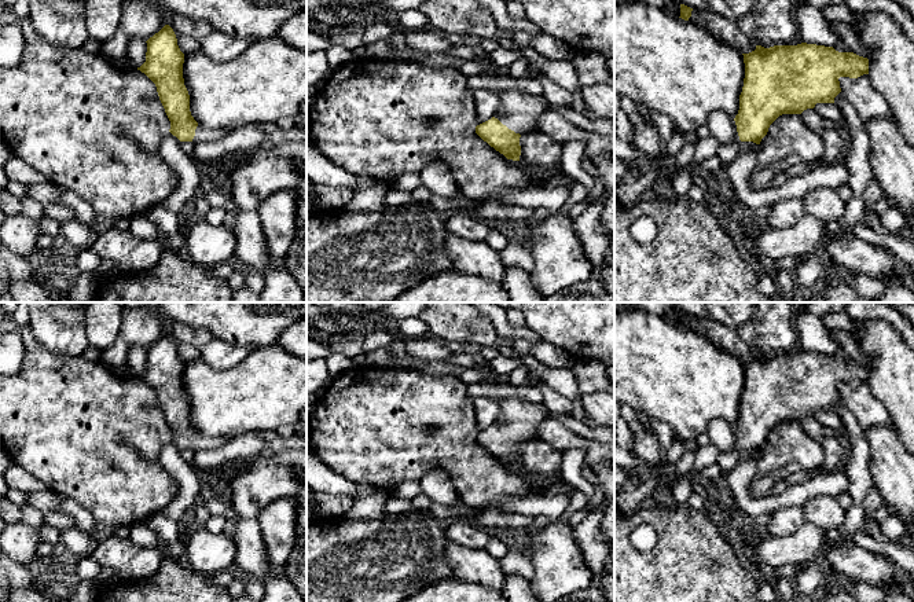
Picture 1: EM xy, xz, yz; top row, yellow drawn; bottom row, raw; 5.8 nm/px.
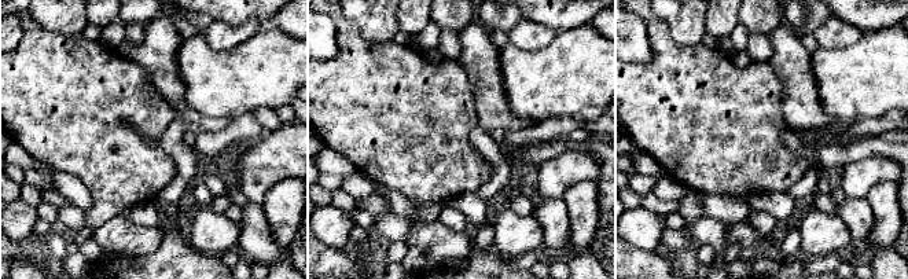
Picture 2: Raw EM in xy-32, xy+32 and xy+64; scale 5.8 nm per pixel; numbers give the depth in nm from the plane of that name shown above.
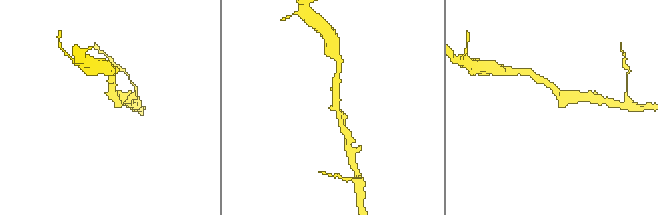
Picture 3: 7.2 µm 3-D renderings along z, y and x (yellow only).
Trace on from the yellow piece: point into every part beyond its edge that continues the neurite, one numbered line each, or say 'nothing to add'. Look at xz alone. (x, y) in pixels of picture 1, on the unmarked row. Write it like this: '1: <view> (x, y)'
1: xz (518, 418)

